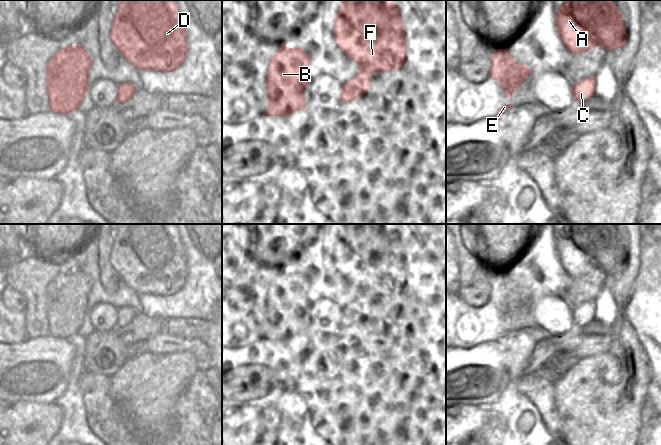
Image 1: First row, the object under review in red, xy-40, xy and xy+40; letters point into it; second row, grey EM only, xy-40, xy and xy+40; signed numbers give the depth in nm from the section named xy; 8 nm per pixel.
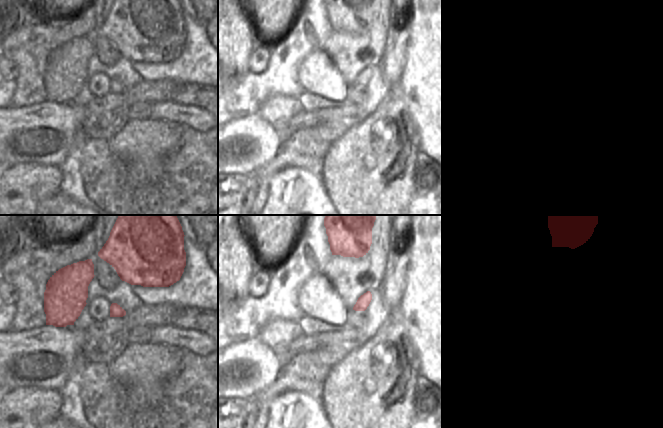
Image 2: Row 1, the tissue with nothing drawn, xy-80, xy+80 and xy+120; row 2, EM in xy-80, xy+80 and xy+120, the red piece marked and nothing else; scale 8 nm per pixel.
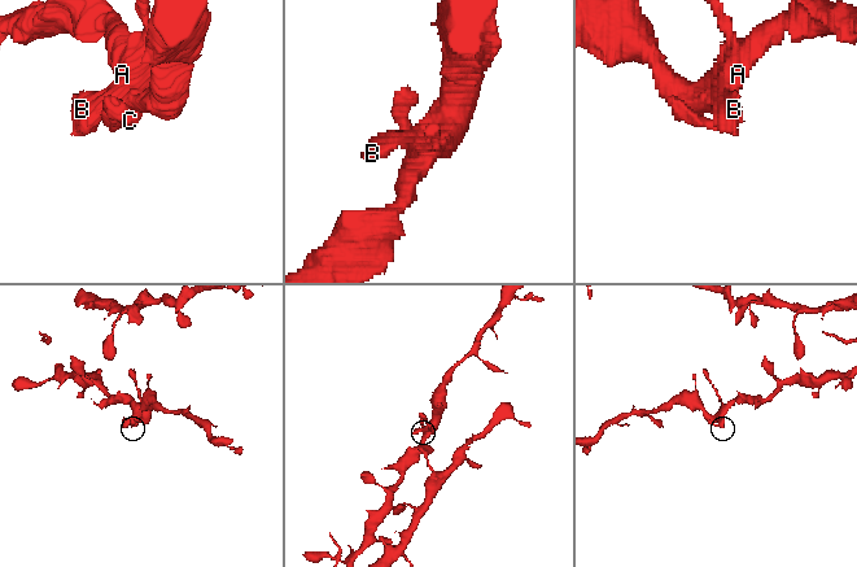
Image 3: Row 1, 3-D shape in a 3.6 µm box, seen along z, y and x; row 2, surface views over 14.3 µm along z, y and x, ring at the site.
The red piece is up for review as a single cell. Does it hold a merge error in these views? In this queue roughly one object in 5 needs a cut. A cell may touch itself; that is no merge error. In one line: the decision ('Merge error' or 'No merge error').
No merge error.

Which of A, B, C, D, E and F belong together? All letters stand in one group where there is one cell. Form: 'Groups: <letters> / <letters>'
Groups: A B C D E F.

